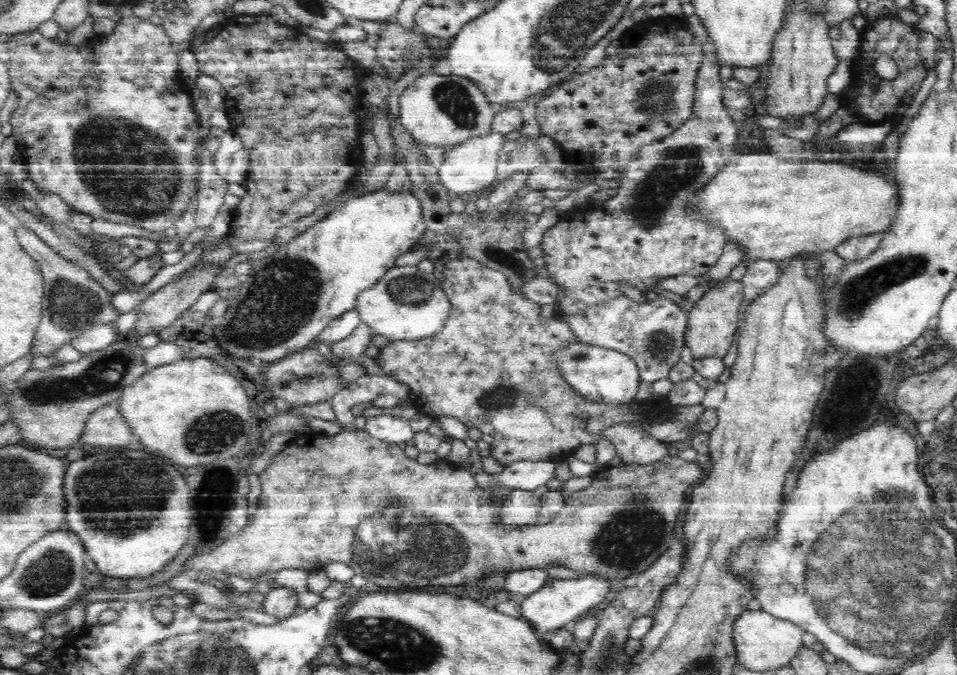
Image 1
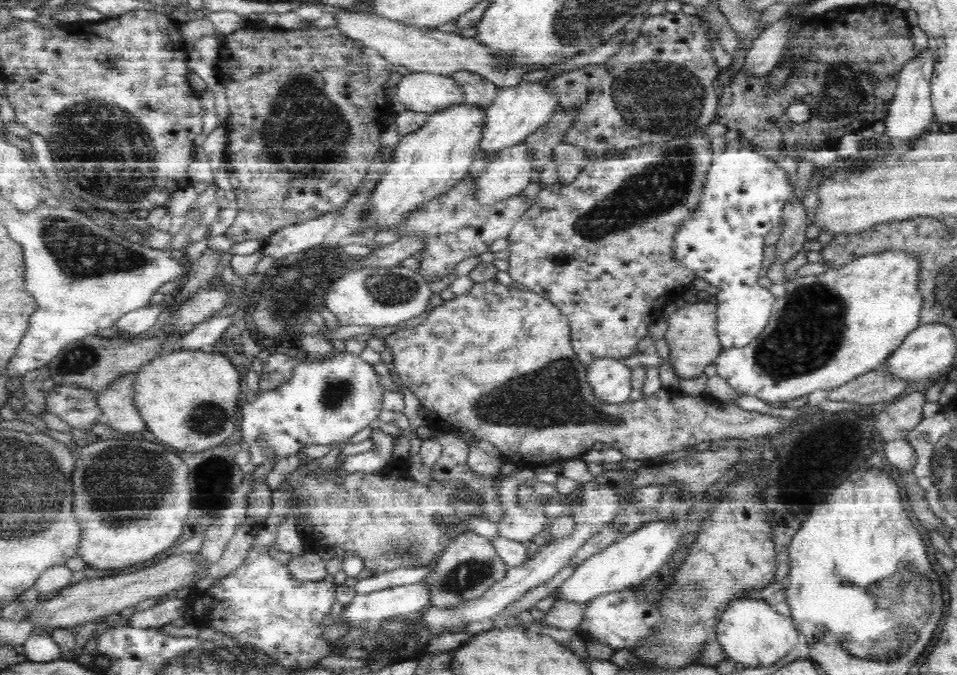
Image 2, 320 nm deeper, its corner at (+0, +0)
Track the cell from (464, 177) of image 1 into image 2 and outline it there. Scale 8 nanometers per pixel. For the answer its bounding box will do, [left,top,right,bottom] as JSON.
[477,81,556,160]

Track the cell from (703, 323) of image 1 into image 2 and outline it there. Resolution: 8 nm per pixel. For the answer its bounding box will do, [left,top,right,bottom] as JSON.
[662,302,724,379]

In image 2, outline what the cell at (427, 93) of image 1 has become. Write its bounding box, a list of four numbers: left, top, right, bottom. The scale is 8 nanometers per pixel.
[395,72,465,116]

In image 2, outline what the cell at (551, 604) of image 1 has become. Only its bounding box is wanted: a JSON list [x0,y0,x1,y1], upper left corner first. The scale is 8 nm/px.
[558,522,681,605]

